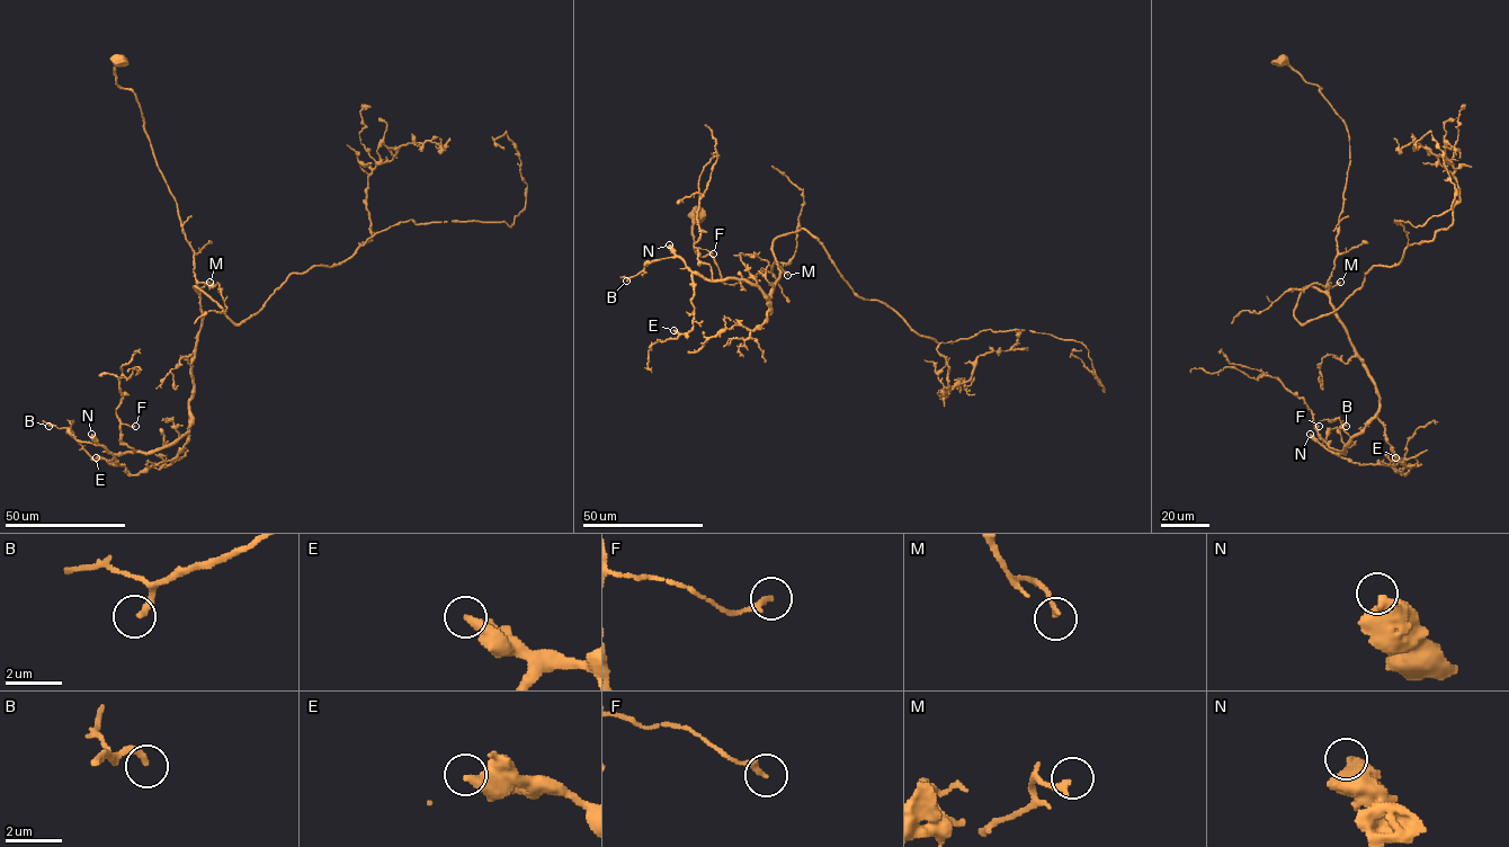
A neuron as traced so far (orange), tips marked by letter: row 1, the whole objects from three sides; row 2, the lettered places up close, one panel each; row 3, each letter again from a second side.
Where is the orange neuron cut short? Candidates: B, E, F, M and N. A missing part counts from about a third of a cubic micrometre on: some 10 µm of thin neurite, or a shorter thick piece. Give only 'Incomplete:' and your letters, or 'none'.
Incomplete: B, N

